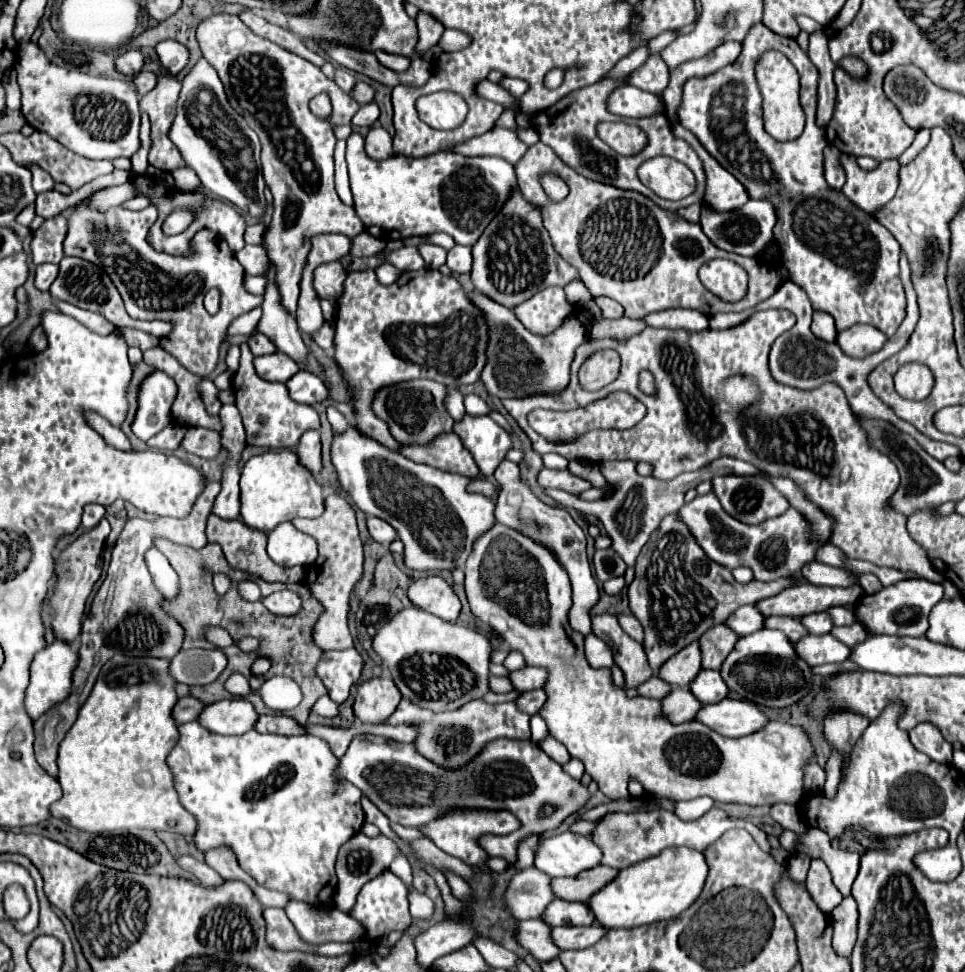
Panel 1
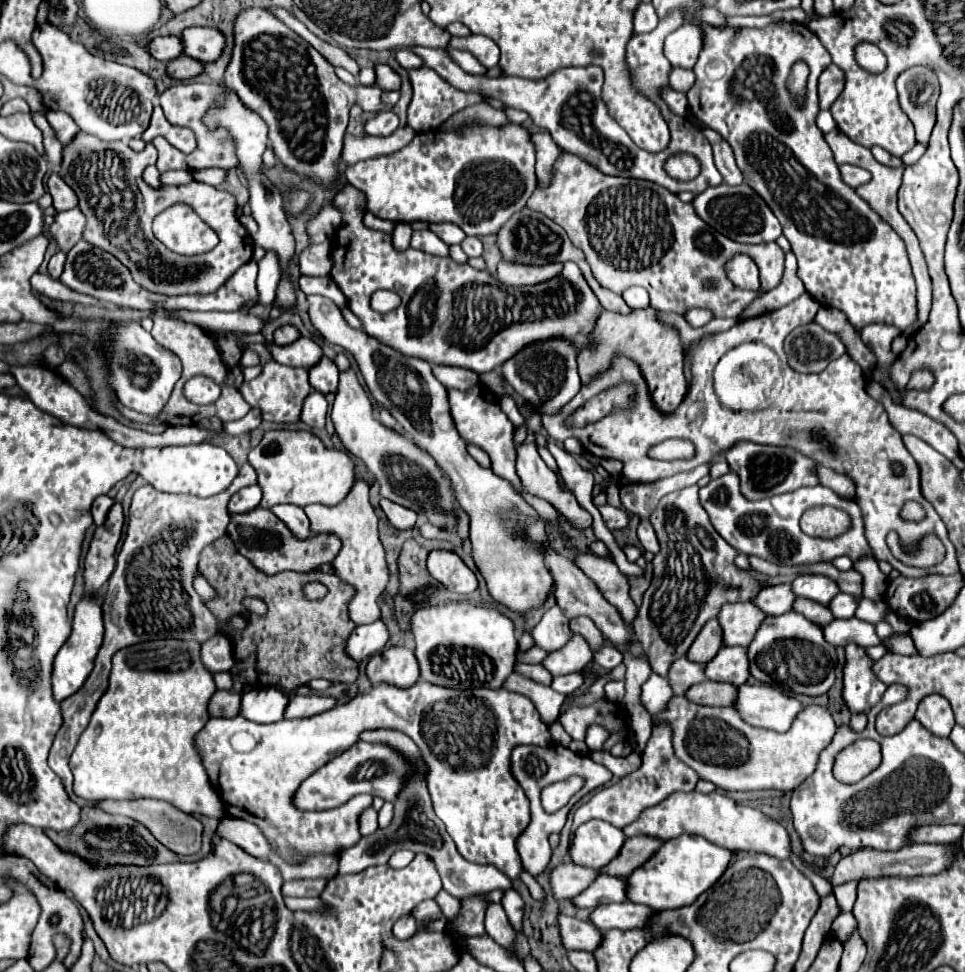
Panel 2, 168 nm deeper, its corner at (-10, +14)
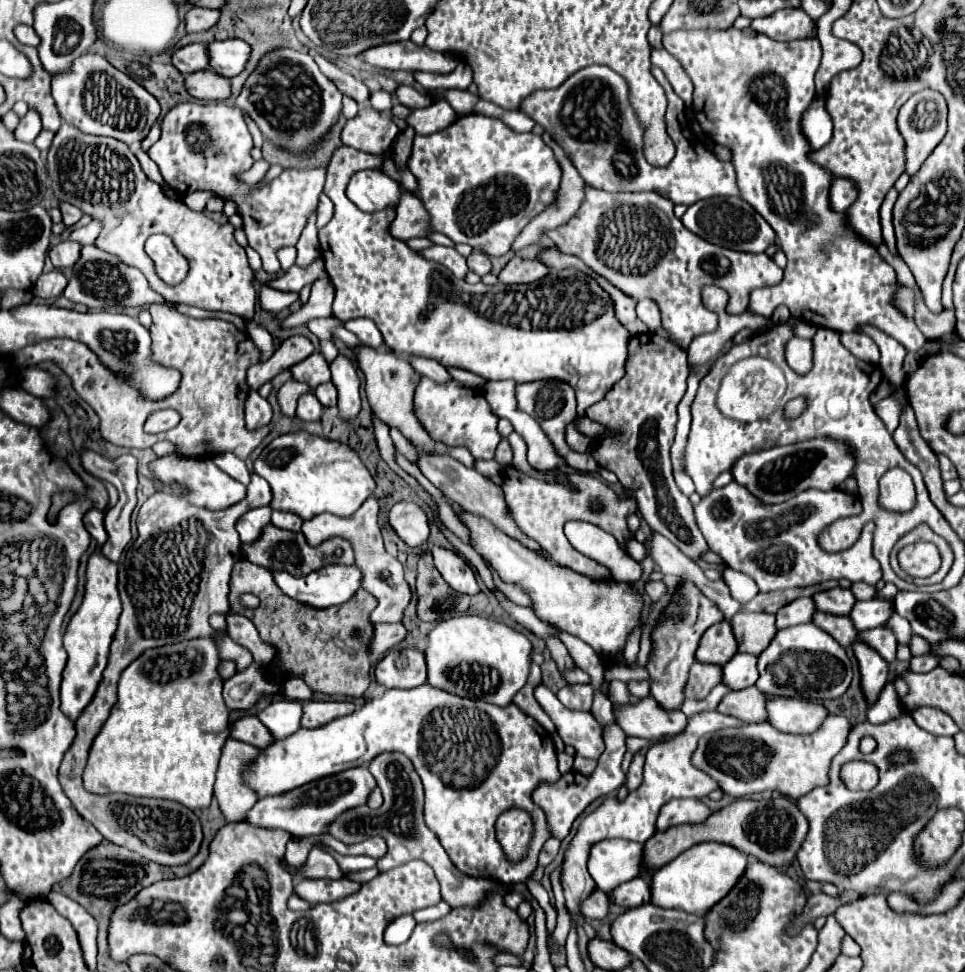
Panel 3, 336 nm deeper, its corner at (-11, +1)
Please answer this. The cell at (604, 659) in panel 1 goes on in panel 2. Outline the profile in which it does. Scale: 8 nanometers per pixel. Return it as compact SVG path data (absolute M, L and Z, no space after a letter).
M604 642L604 646L594 652L594 662L606 670L612 670L622 662L622 654L610 642Z

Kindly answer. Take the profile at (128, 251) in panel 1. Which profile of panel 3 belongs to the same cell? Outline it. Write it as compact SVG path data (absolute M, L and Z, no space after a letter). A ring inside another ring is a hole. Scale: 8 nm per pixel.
M63 121L47 153L47 173L51 179L51 189L59 201L67 201L105 223L105 229L95 245L115 253L119 259L123 259L123 263L139 267L139 271L147 277L149 287L163 299L253 317L253 271L249 267L245 249L233 237L233 225L227 223L221 227L203 213L191 211L183 201L163 195L163 189L145 177L137 157L123 141L85 135L77 127ZM153 233L171 237L175 247L187 257L187 277L175 287L165 285L155 275L153 261L143 251L145 235Z

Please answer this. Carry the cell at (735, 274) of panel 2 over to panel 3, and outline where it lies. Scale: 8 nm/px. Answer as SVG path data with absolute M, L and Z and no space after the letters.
M723 29L723 31L673 31L671 35L663 35L663 47L675 57L679 59L679 63L683 65L685 73L689 75L689 79L693 81L693 109L695 109L695 117L697 121L701 123L703 131L707 135L711 135L711 139L715 143L721 143L721 145L727 145L731 151L733 151L733 163L735 163L735 171L737 171L737 183L739 183L739 189L741 189L741 197L773 227L773 231L777 231L777 239L787 255L787 267L785 267L785 275L783 275L783 281L773 285L773 287L763 287L763 289L755 289L751 293L751 301L749 301L749 311L753 313L759 313L763 317L771 317L771 311L777 307L777 305L787 305L789 311L791 311L791 317L795 319L801 319L801 321L809 321L813 325L821 325L821 327L827 327L827 329L833 329L833 331L855 331L855 327L859 323L871 323L875 325L877 329L881 329L883 333L887 333L889 337L897 339L907 351L913 351L917 353L927 339L923 339L923 333L917 329L915 321L911 319L903 319L903 315L899 315L899 311L895 311L895 307L891 307L891 291L899 285L897 277L895 277L895 271L883 263L883 259L879 257L877 249L873 245L867 245L867 241L859 239L847 225L845 225L845 215L843 213L835 213L831 211L829 207L829 187L833 183L833 177L831 173L827 173L827 169L819 167L817 163L813 163L809 159L809 153L811 153L811 147L809 143L803 139L803 133L799 133L799 119L803 115L803 111L807 109L807 103L811 103L811 99L815 97L815 83L813 83L813 77L815 77L815 71L819 67L819 61L821 61L821 45L819 45L819 39L799 39L799 41L787 41L787 43L781 43L781 41L775 41L775 39L769 39L767 35L761 35L761 33L755 33L753 29Z

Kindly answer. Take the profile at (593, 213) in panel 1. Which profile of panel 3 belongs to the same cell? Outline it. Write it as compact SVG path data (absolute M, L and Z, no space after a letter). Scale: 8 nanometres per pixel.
M587 187L587 199L583 201L579 215L575 215L571 223L551 231L549 237L559 247L561 253L569 253L583 259L593 271L609 279L615 287L619 287L627 295L635 295L635 299L645 299L645 297L657 299L663 319L663 329L669 333L671 341L683 349L687 349L697 335L711 333L717 329L717 313L709 311L701 299L701 289L705 285L715 285L725 289L729 295L725 311L729 315L737 315L745 311L745 299L753 289L769 287L773 283L779 283L779 279L783 277L783 269L777 267L775 261L765 253L739 253L711 245L701 237L693 235L691 231L685 229L681 219L673 215L673 203L655 193L607 193Z

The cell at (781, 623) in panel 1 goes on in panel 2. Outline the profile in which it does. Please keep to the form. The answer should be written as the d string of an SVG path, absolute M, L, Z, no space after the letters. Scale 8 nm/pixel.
M796 598L792 610L798 612L798 614L804 614L810 622L814 622L818 626L826 626L826 624L832 622L832 614L826 606L812 602L812 600L806 600L806 598Z

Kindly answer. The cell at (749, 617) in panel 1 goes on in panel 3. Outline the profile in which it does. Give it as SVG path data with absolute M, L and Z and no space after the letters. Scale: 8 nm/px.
M799 597L793 603L789 603L777 611L777 629L809 623L813 619L815 611L817 611L817 607L815 607L813 597Z

